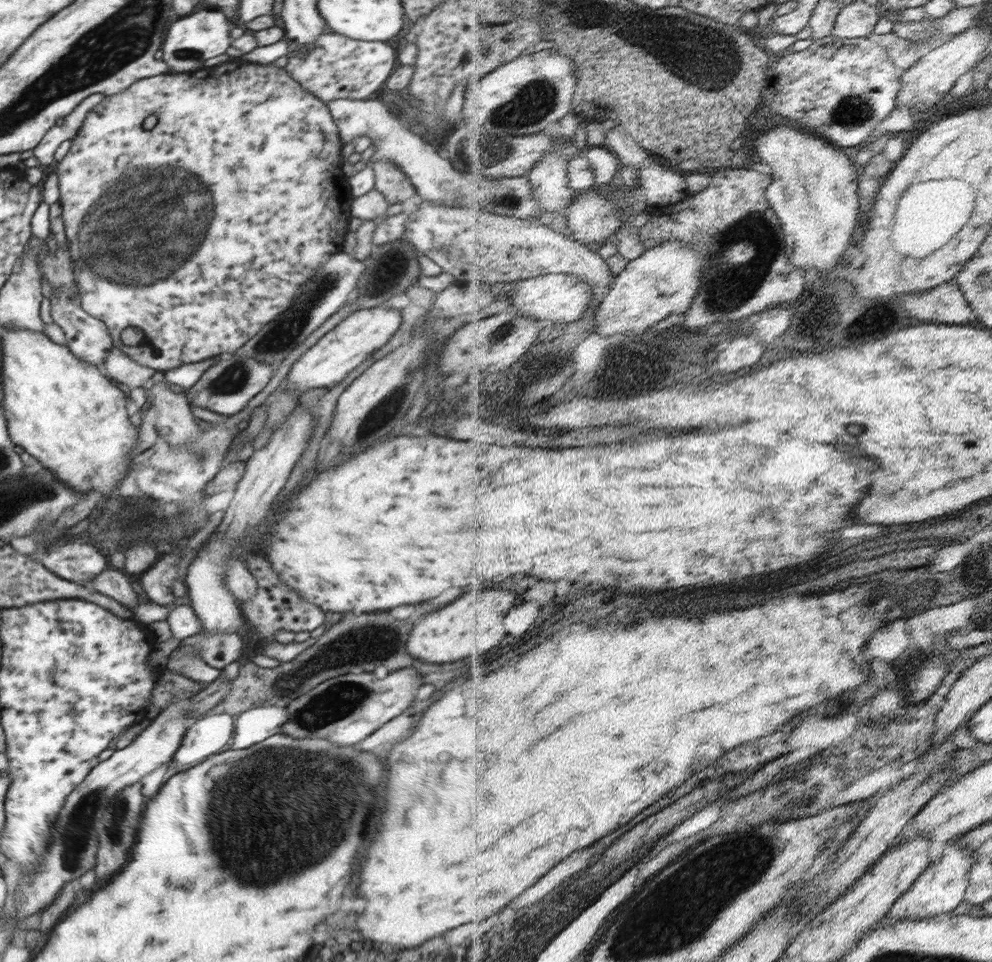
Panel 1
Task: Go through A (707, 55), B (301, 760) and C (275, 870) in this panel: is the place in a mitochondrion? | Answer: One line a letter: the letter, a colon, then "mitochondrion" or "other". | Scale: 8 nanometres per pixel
A: mitochondrion
B: mitochondrion
C: mitochondrion

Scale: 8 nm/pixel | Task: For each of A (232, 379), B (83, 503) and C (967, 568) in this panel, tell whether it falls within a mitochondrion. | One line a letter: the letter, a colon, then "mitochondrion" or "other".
A: mitochondrion
B: other
C: other

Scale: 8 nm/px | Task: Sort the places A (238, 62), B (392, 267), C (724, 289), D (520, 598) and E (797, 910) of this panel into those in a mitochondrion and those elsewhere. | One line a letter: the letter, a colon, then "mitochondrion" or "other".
A: other
B: mitochondrion
C: mitochondrion
D: other
E: other

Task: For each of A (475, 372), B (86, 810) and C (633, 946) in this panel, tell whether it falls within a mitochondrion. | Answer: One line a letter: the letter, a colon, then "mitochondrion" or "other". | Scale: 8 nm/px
A: other
B: mitochondrion
C: mitochondrion

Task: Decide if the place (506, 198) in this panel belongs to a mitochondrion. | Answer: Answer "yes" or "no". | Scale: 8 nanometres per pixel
yes

